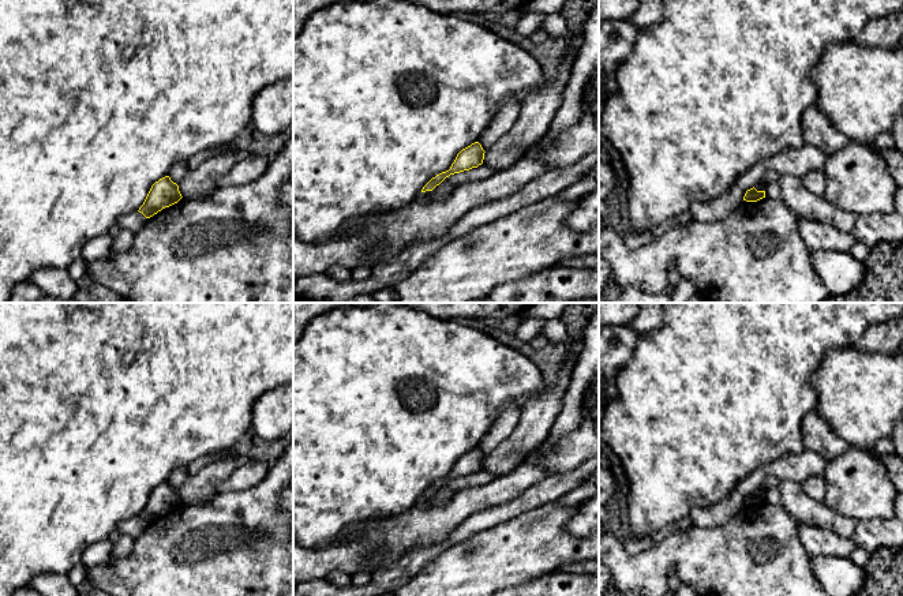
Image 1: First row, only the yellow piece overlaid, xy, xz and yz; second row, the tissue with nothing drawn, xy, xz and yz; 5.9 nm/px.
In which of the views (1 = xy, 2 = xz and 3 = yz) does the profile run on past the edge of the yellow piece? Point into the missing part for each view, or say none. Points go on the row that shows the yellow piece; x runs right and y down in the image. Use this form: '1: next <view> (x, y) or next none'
1: next none
2: next none
3: next none

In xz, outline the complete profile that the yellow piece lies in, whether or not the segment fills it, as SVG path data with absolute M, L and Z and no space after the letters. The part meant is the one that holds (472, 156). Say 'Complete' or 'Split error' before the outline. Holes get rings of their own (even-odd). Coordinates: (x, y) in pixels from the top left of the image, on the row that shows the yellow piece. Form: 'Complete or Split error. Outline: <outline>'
Complete. Outline: M479 142L472 143L471 146L462 149L454 162L452 164L450 169L442 172L432 177L421 190L421 192L432 191L436 185L439 185L446 177L454 173L460 173L464 170L469 170L472 168L477 168L483 164L484 160L484 150Z

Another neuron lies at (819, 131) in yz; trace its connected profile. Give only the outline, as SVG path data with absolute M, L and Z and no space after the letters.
M814 104L805 109L802 115L805 145L813 145L828 157L842 151L850 139L839 132L825 113Z

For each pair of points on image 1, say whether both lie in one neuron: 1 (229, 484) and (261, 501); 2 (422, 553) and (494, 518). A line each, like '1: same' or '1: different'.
1: different
2: same

